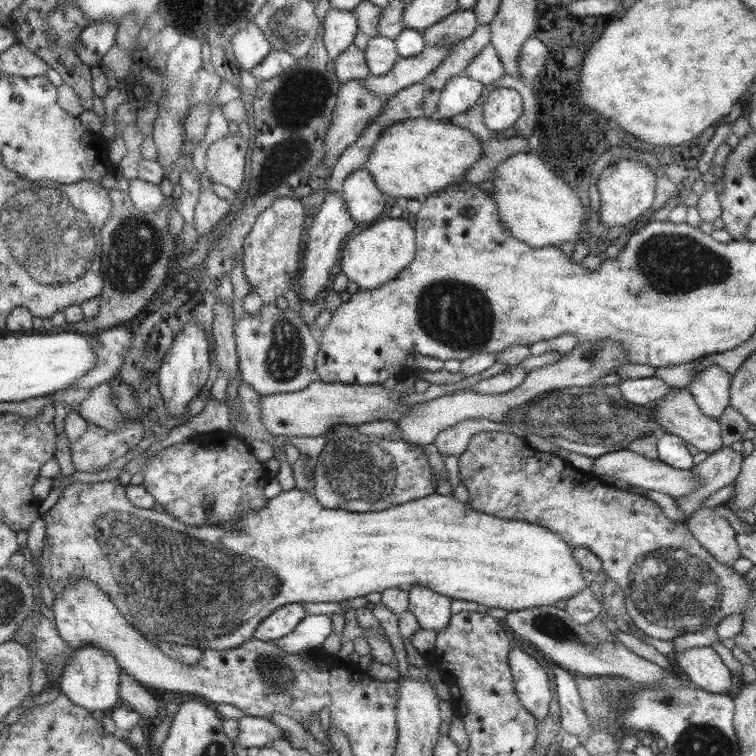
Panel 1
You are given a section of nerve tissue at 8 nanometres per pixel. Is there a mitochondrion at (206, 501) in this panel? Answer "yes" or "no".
yes

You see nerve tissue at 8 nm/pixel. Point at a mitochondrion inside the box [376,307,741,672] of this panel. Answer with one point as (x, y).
(674, 586)

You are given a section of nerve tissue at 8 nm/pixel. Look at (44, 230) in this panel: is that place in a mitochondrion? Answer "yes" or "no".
yes

